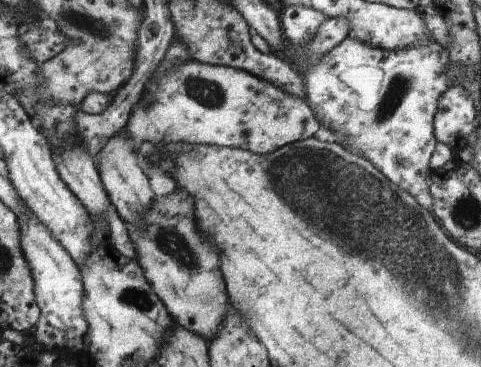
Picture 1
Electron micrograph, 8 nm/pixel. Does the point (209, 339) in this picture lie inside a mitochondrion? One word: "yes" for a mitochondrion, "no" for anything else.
no

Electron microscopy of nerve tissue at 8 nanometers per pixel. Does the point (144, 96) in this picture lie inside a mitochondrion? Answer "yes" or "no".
no

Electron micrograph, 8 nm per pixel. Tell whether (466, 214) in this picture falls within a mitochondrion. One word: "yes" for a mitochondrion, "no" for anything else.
yes

